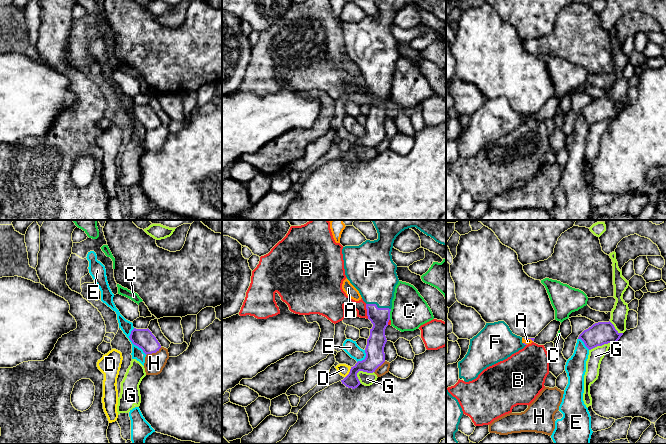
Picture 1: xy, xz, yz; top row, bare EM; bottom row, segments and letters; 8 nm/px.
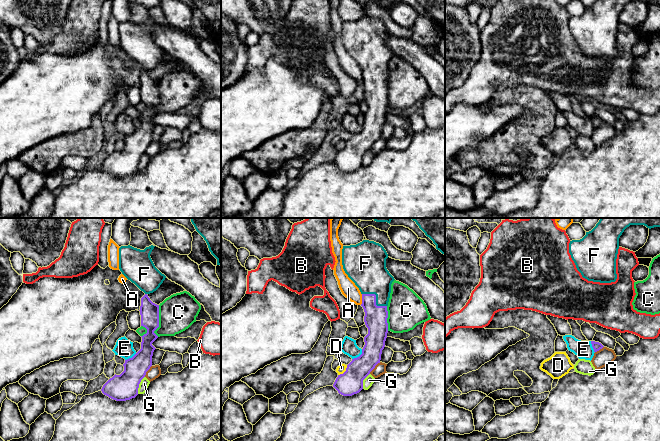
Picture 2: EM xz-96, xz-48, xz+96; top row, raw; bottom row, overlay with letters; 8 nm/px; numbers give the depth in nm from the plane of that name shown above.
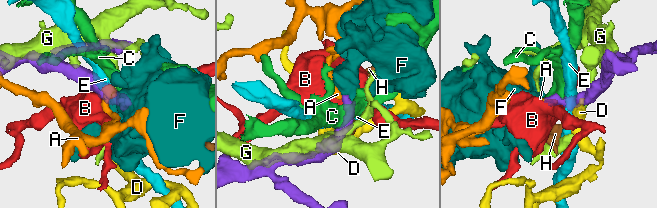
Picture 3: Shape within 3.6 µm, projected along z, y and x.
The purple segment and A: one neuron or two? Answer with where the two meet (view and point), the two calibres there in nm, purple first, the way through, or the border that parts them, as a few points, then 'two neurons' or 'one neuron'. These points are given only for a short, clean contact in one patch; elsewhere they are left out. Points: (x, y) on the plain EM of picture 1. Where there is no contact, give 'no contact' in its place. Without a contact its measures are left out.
meets purple in yz at (528, 114); 20 nm thick on the purple side, 50 nm on the other; border along yz (523, 114), (529, 114), (532, 117); two neurons

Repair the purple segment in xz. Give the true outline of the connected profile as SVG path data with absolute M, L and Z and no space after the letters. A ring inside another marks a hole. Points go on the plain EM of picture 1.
M374 0L374 2L378 9L377 16L366 16L359 22L345 22L342 25L345 51L366 79L367 92L373 100L367 115L365 135L351 143L349 150L341 156L342 160L352 165L361 160L357 153L359 147L373 149L385 138L384 123L387 118L385 105L390 96L395 63L399 58L396 49L397 41L393 38L391 31L394 16L405 5L416 3L436 18L446 21L446 0Z

